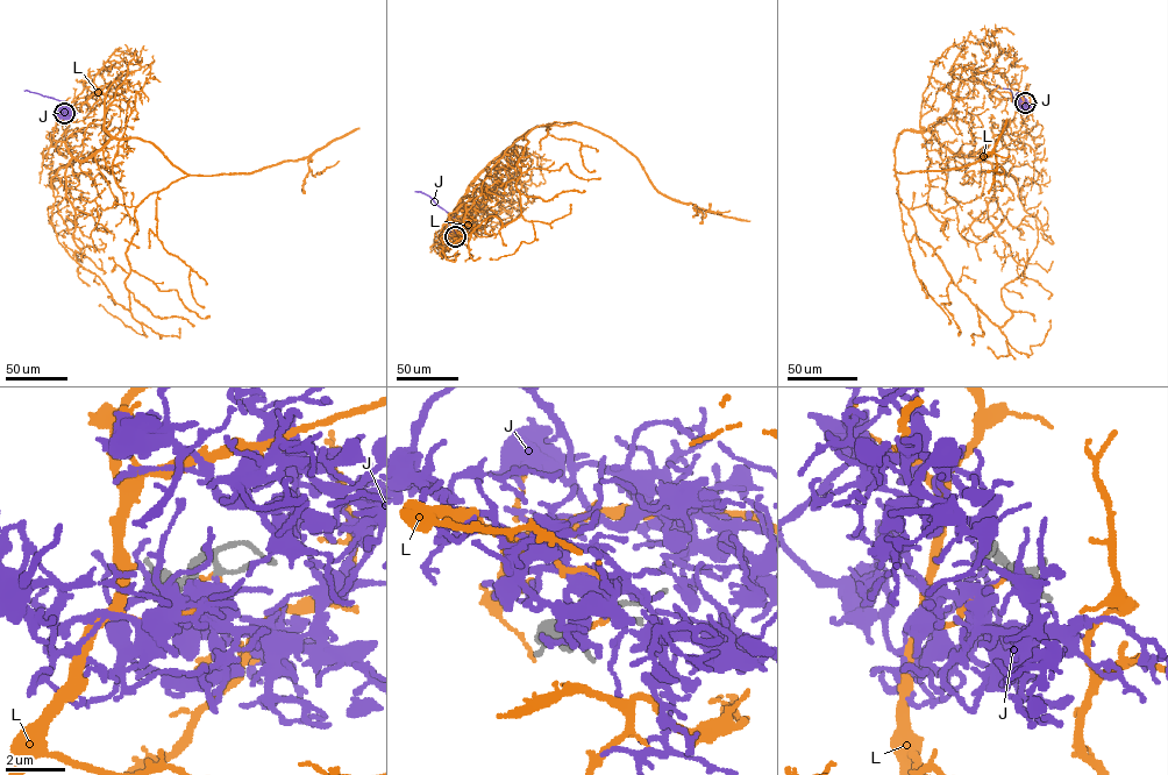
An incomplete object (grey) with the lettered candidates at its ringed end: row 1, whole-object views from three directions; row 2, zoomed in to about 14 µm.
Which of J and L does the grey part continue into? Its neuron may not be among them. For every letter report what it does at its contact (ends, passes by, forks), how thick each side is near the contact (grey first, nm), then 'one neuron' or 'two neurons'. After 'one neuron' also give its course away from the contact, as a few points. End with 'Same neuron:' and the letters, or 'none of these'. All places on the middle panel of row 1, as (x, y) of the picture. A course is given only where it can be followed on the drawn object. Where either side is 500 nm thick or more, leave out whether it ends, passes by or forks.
J: it ends; calibres 150 and 220 nm; one neuron; course (455, 236), (447, 230), (455, 219), (429, 196), (414, 191)
L: it ends; calibres 170 and 190 nm; two neurons
Same neuron: J

